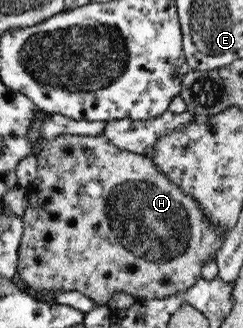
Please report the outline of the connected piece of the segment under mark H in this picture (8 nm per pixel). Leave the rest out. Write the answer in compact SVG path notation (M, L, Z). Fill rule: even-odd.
M65 134L51 139L45 143L45 149L39 153L38 179L31 190L28 206L22 213L23 235L17 251L16 280L22 288L37 295L39 291L52 291L63 289L65 291L78 291L94 301L94 305L105 306L109 303L113 293L125 291L135 299L167 299L177 293L185 293L202 277L202 267L207 261L214 261L221 250L223 241L227 239L227 228L215 224L203 206L195 200L191 192L185 192L179 184L173 182L159 164L150 156L134 154L119 149L105 134L103 135L73 135Z

